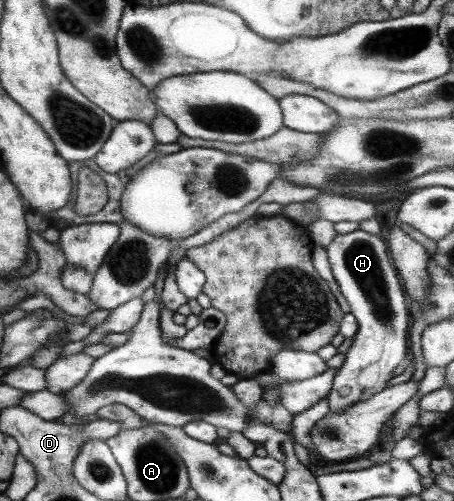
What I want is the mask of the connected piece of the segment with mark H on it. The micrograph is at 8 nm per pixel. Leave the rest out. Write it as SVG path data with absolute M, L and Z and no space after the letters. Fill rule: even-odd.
M358 228L348 234L336 235L331 243L325 248L330 270L339 291L345 298L349 306L349 313L355 316L357 329L354 333L352 344L348 347L344 355L344 362L337 368L332 379L332 386L327 396L329 412L338 413L351 404L356 404L361 400L366 400L387 388L386 382L393 378L392 370L405 363L406 356L406 330L408 330L408 320L411 315L404 304L403 286L400 285L400 278L388 262L388 252L386 244L378 235L368 234Z

